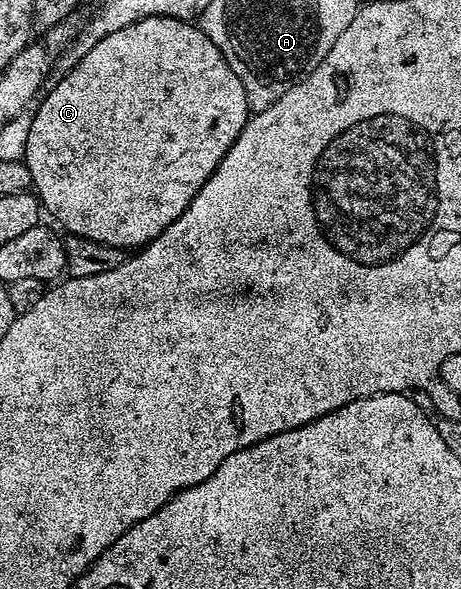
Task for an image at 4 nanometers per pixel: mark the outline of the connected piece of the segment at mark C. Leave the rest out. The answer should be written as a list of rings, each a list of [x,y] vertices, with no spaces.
[[[170,16],[143,18],[131,26],[123,26],[123,30],[115,30],[115,34],[107,34],[107,38],[91,46],[91,50],[83,54],[81,61],[64,74],[66,76],[53,89],[50,87],[40,97],[41,105],[37,109],[34,107],[31,112],[24,162],[28,170],[31,170],[32,191],[41,201],[42,209],[48,215],[50,212],[66,228],[64,230],[66,233],[91,238],[107,246],[140,250],[146,244],[150,244],[156,236],[163,234],[163,230],[167,230],[167,226],[171,226],[171,222],[175,222],[175,218],[179,218],[179,214],[187,210],[191,198],[199,194],[203,182],[207,182],[207,178],[215,174],[219,162],[223,162],[235,138],[239,138],[243,126],[251,115],[247,94],[243,90],[243,82],[239,82],[235,70],[227,66],[227,58],[223,58],[219,46],[215,46],[215,42],[207,38],[207,34],[200,26],[188,20],[176,20]]]

